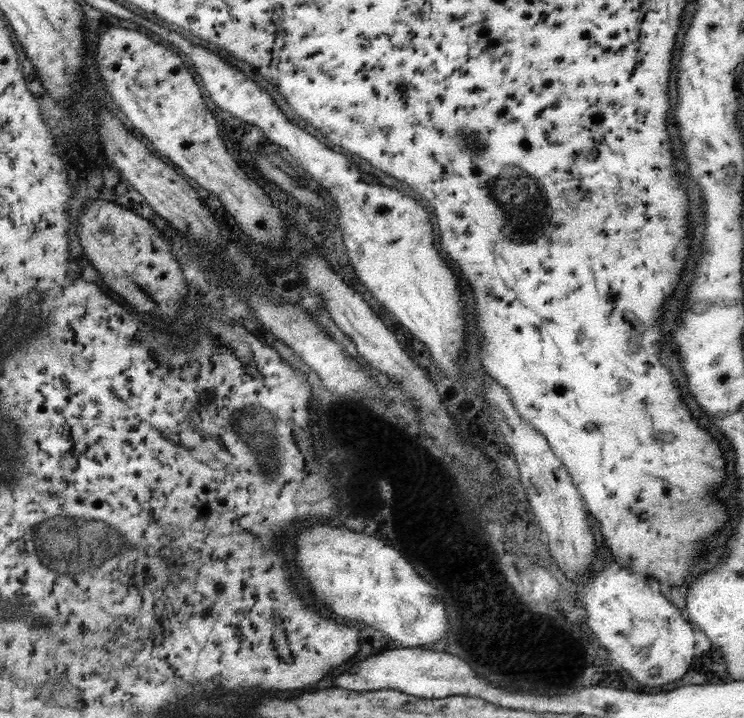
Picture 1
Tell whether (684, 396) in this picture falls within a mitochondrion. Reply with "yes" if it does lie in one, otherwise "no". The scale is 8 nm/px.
no

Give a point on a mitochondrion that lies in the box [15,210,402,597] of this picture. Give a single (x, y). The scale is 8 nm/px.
(69, 545)

